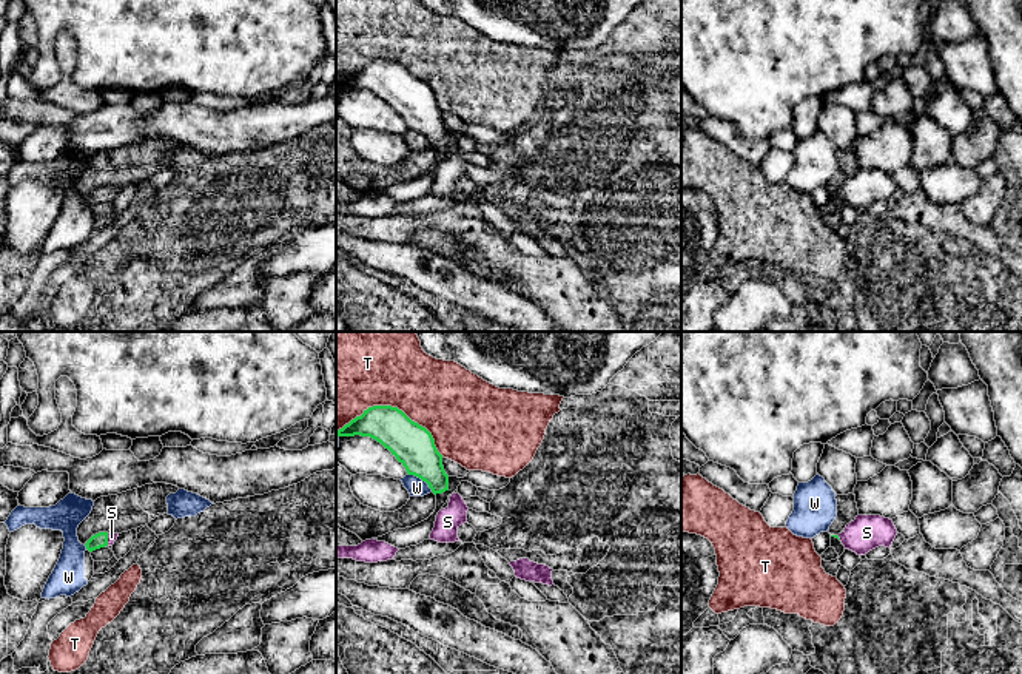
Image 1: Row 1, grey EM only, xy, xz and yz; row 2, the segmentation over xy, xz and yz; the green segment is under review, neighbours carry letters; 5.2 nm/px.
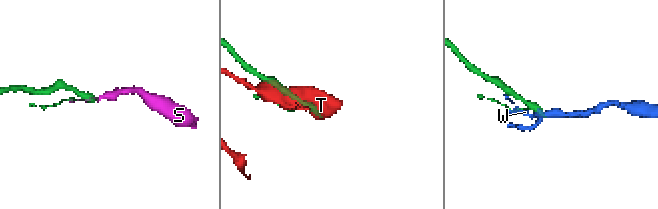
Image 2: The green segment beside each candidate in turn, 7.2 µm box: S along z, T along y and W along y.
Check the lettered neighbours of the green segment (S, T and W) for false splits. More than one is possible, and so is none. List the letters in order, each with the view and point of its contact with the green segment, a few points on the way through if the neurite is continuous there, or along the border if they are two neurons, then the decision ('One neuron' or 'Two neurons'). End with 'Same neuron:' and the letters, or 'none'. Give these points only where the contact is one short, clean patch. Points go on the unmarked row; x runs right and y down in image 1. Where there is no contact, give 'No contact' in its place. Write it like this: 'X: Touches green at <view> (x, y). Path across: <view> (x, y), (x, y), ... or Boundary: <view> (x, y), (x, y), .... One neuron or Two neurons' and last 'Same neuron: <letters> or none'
S: Touches green at xy (107, 195). Path across: xy (99, 195), (107, 195), (111, 192). One neuron
T: Touches green at xz (395, 62). Two neurons
W: Touches green at xz (421, 133). Two neurons
Same neuron: S

